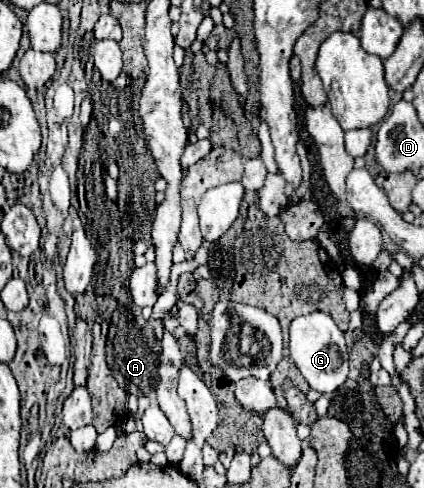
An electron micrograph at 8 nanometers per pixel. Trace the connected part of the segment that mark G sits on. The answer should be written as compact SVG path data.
M325 313L301 315L291 321L289 327L289 351L295 367L307 379L309 387L319 393L333 393L339 385L345 383L349 361L347 361L347 345L343 331L335 325L335 321Z

